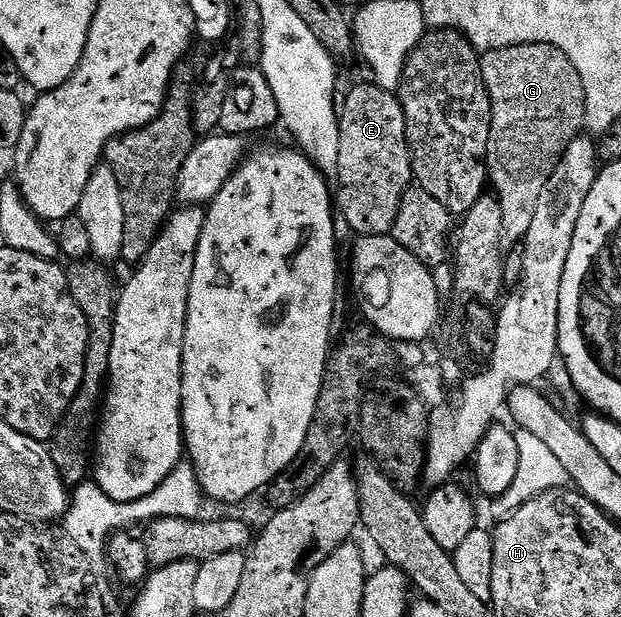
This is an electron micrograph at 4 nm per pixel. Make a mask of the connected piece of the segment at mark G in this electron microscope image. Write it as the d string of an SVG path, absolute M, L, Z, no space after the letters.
M520 43L514 47L484 52L481 55L481 72L493 106L485 158L487 179L491 184L492 194L499 201L503 217L501 246L510 249L518 246L524 240L527 229L531 229L535 208L539 206L539 197L547 181L551 181L567 145L571 145L571 141L582 134L585 126L583 81L579 73L575 73L575 65L571 65L571 61L567 61L567 57L559 53L555 45L542 43Z

